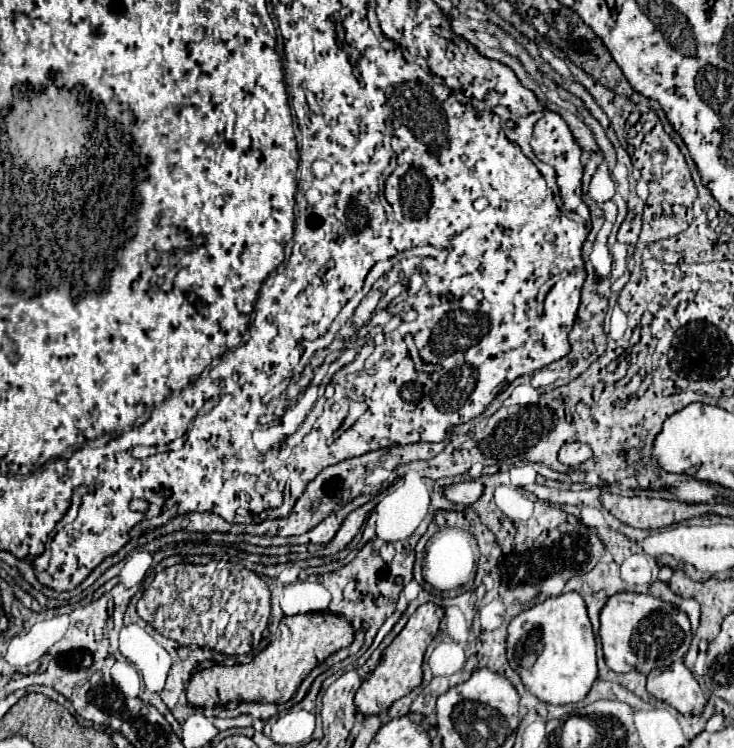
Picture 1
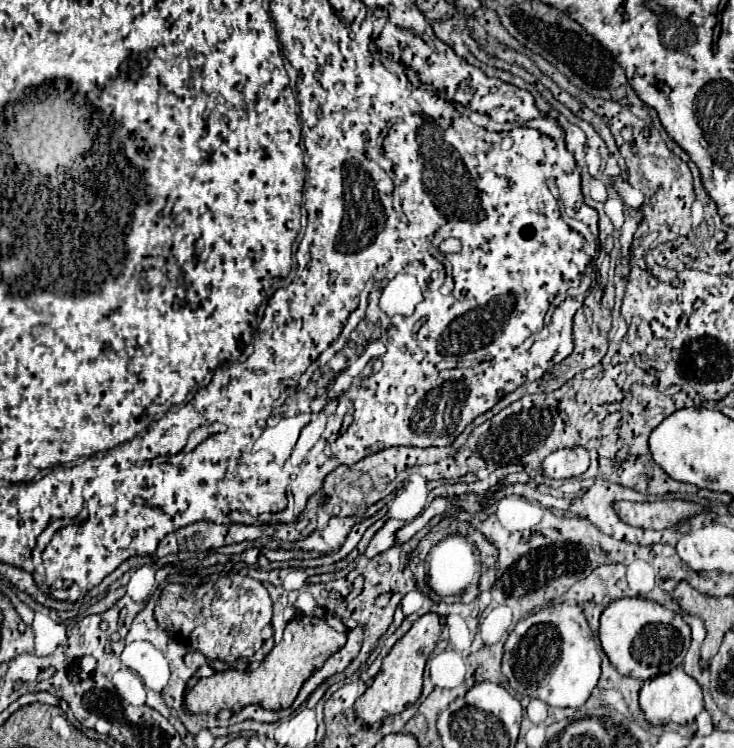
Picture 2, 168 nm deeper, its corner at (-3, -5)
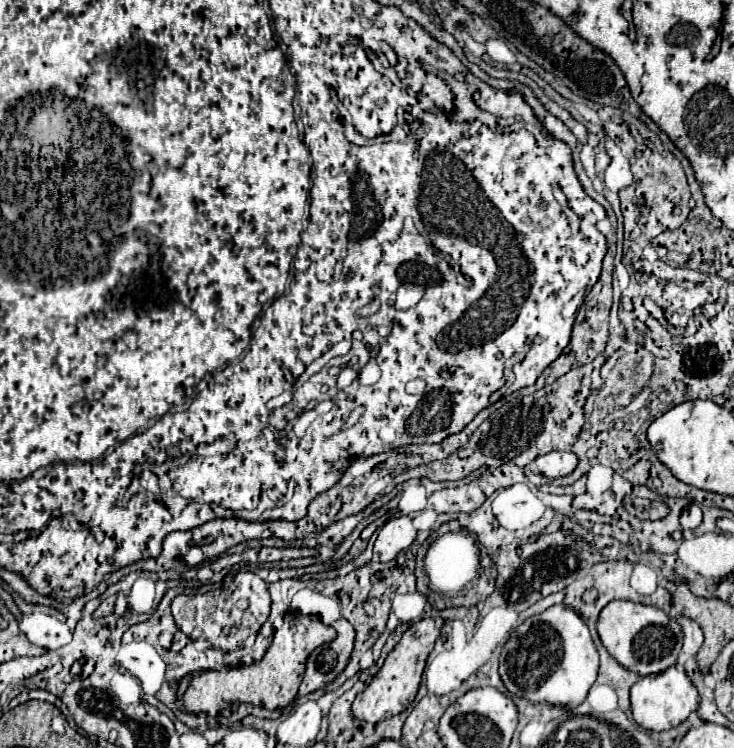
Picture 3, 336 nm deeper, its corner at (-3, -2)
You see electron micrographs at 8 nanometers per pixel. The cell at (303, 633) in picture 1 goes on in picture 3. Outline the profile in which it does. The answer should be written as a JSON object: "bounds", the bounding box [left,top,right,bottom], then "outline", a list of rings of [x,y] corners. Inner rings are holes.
{"bounds":[182,612,336,716],"outline":[[[288,612],[284,616],[284,624],[274,632],[272,644],[260,662],[238,668],[222,668],[208,670],[192,678],[188,690],[182,696],[184,710],[192,714],[208,714],[216,716],[222,708],[232,706],[232,702],[250,702],[256,706],[264,706],[268,710],[286,708],[296,698],[298,686],[302,682],[306,660],[318,646],[332,642],[336,638],[336,630],[332,626],[322,624],[316,616],[302,616],[298,612]]]}

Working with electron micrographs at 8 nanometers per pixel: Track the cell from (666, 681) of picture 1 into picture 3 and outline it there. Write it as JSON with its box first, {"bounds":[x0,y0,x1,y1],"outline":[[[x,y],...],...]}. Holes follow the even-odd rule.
{"bounds":[630,666,700,732],"outline":[[[676,666],[660,672],[640,678],[632,690],[630,690],[630,704],[632,704],[632,716],[634,720],[644,728],[652,732],[670,730],[678,724],[682,724],[700,704],[700,696],[696,692],[696,686],[688,678],[684,670],[678,670]]]}

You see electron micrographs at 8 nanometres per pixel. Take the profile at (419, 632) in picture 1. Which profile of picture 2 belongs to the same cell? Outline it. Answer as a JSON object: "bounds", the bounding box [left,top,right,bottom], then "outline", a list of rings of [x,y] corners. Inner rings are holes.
{"bounds":[354,613,442,723],"outline":[[[426,613],[412,625],[412,629],[400,641],[396,641],[392,651],[384,657],[380,673],[374,677],[372,685],[366,689],[366,693],[362,697],[358,697],[358,701],[354,705],[356,715],[360,719],[364,719],[366,723],[376,723],[376,721],[396,715],[416,703],[416,699],[422,693],[424,665],[436,647],[440,631],[442,631],[440,617],[436,613]]]}

